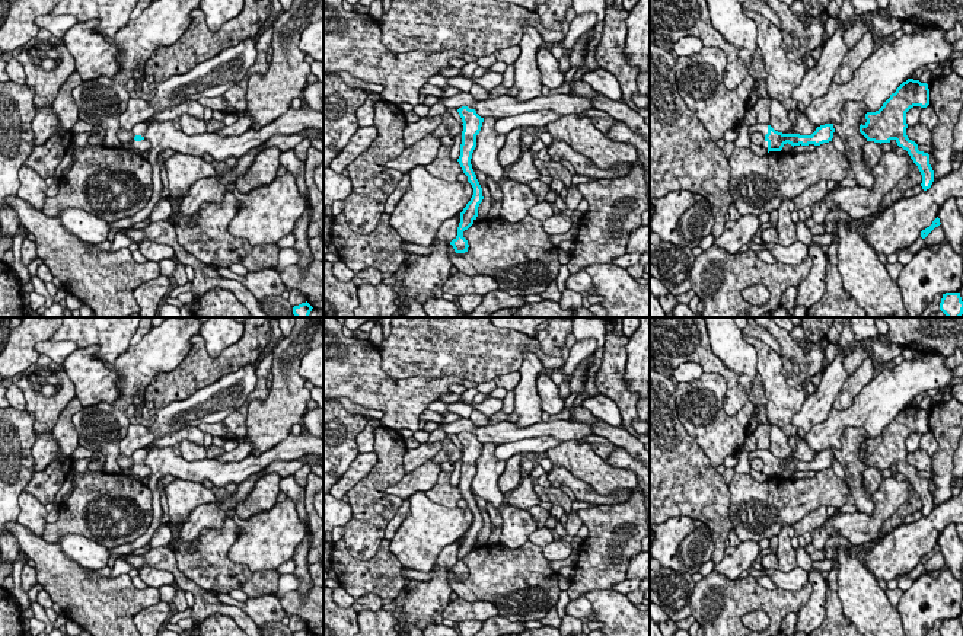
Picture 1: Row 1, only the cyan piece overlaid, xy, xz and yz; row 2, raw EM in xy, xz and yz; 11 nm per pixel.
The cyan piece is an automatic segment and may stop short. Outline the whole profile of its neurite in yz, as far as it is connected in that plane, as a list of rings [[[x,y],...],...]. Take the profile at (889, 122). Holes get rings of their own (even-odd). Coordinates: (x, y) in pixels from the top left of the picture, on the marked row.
[[[908,79],[876,112],[867,112],[867,122],[860,125],[860,132],[867,141],[890,143],[895,140],[899,147],[908,151],[922,175],[922,189],[927,191],[934,182],[934,170],[929,164],[929,154],[919,151],[918,144],[906,135],[906,112],[913,106],[929,105],[929,89],[927,83]]]

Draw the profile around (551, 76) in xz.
[[[539,48],[536,52],[536,64],[541,71],[542,84],[549,89],[559,89],[565,84],[565,74],[559,70],[559,61],[548,48]]]

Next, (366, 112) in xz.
[[[369,93],[366,102],[357,109],[358,127],[374,125],[374,105],[383,102],[382,93]]]

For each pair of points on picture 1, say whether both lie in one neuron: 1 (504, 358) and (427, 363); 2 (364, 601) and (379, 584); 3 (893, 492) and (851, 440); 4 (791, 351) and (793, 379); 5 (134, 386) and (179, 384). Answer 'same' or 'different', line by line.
1: same
2: different
3: different
4: same
5: different

